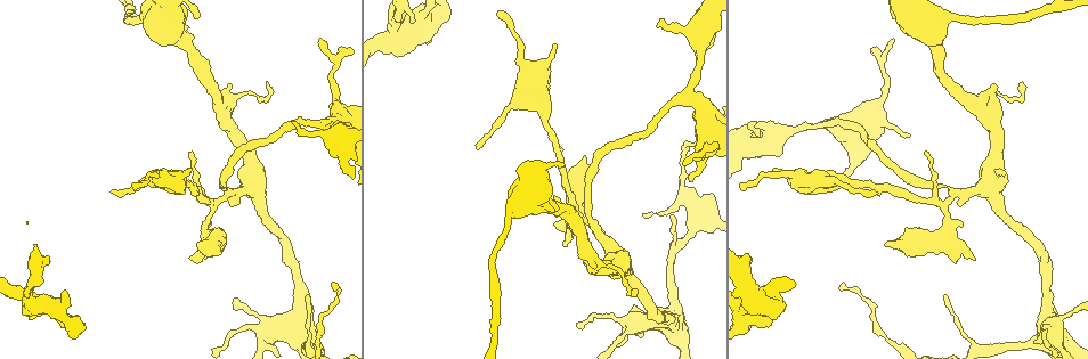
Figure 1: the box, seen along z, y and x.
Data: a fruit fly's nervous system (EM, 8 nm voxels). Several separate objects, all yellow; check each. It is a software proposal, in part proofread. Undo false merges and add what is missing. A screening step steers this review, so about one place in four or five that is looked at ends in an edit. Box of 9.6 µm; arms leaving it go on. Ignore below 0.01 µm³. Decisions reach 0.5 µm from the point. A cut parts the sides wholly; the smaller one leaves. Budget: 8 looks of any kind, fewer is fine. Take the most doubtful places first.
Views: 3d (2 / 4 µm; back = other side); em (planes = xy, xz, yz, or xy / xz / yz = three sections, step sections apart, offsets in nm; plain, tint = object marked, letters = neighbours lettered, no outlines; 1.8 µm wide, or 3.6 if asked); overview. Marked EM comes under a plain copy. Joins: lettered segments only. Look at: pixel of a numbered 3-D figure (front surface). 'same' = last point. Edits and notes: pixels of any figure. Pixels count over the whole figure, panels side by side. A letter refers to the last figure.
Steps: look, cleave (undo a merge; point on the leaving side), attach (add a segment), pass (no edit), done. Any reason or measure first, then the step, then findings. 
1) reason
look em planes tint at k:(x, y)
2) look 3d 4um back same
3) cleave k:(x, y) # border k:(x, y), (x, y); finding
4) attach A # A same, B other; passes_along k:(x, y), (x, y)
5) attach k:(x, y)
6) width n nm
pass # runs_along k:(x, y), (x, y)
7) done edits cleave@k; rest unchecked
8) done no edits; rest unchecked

four or more arms meet
look 3d 2um at 1:(400, 32)

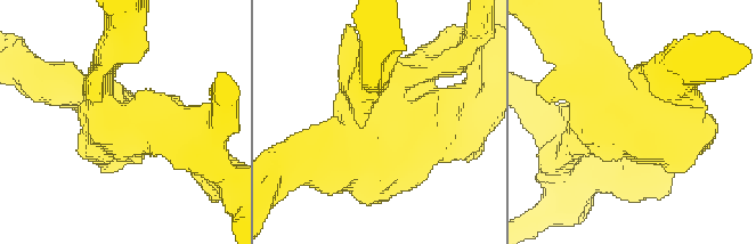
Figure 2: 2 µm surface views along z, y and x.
now the EM
look em planes tint at 2:(115, 124)

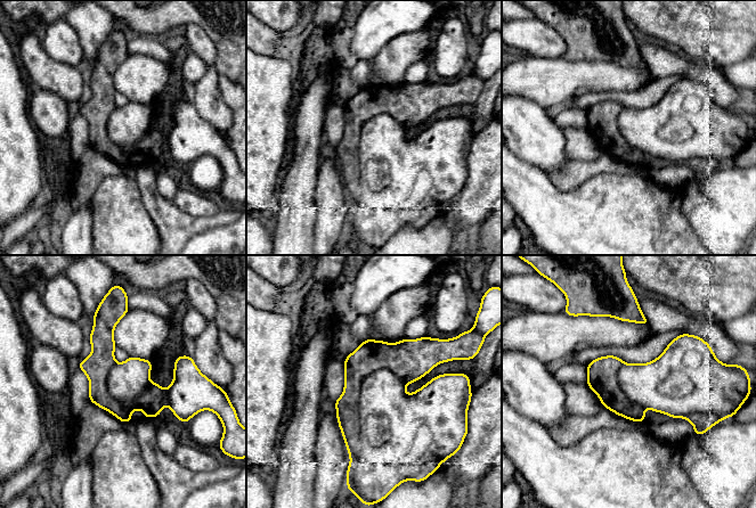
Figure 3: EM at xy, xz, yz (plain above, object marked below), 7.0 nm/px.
see the neighbours
look em planes letters same

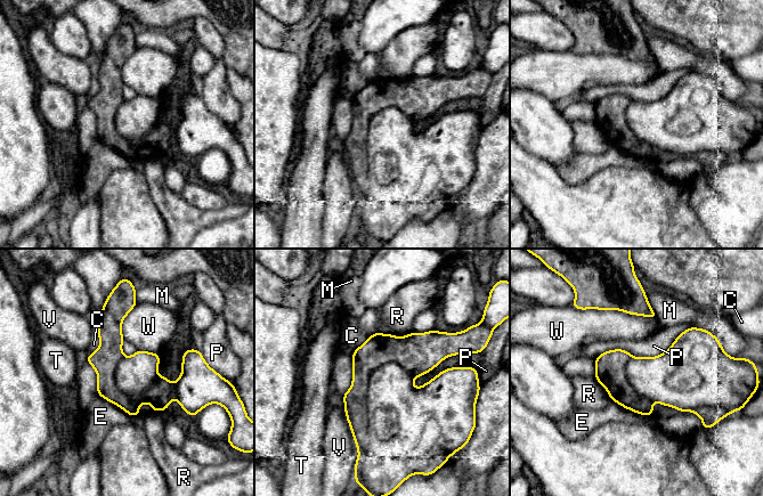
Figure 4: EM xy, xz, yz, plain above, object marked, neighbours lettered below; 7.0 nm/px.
longest_contact P 700 nm
cleave 4:(363, 366) # C other, E other, M other, P other, R other, T other, V other, W other; part_leaving 4:(435, 333), (360, 374), (362, 441); a second neuron is stuck on

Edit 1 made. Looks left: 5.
look overview

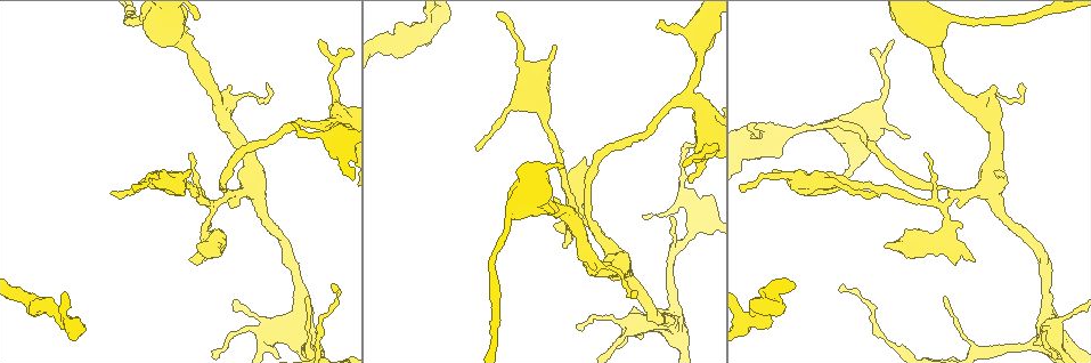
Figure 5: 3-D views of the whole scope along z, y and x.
three arms meet
look 3d 2um at 5:(260, 170)

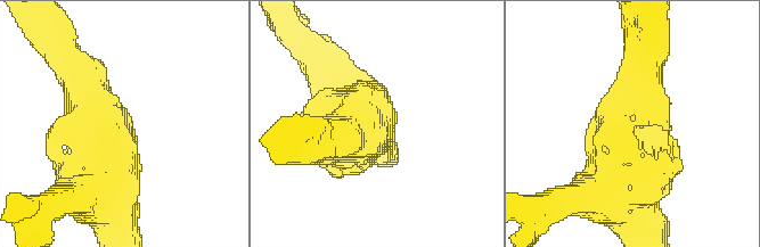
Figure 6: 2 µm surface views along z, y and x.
arms 3; arm_widths 280, 280, 280 nm
look em yz step 16 tint at 6:(112, 133)

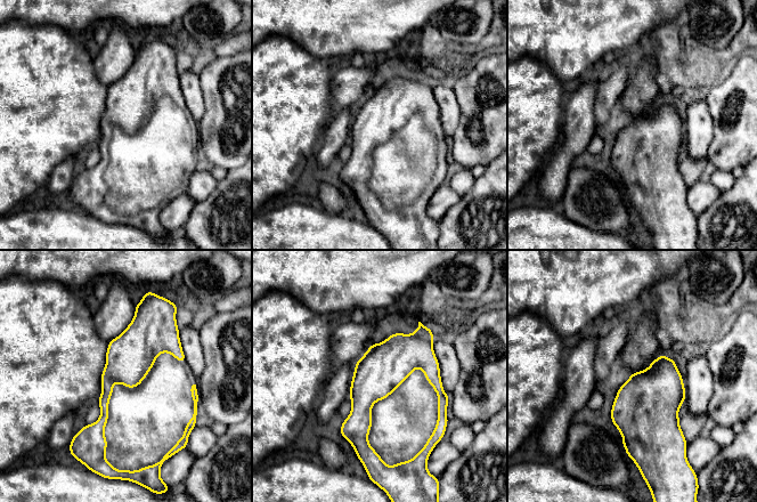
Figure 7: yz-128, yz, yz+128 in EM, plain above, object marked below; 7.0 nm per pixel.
see the neighbours
look em yz step 16 letters same

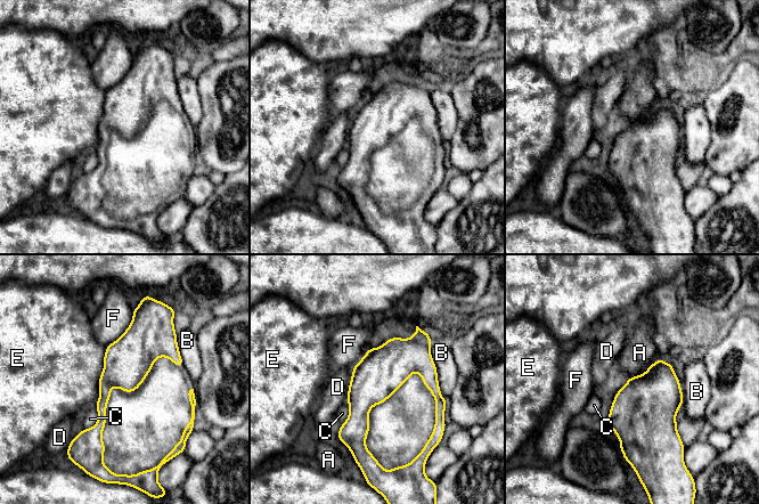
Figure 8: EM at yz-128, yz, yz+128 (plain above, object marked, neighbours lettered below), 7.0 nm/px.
width 260 nm
pass # A other, B other, C other, D other, E other, F other; runs_along 8:(138, 318), (138, 348), (105, 384), (99, 444); one neuron here

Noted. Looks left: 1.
done edits cleave@4; rest unchecked

